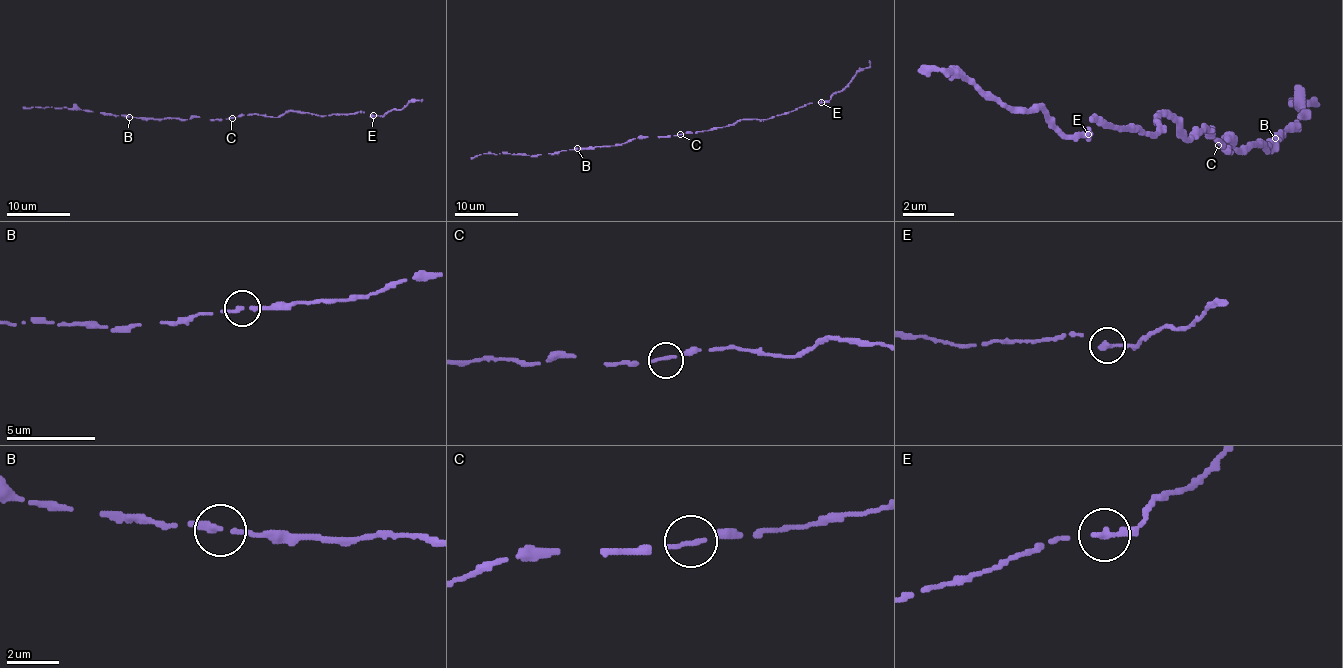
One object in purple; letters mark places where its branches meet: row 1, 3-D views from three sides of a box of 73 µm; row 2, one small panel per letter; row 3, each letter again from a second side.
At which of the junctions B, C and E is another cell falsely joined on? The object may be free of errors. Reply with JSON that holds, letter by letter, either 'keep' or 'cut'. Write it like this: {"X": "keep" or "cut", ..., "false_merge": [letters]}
{"B": "keep", "C": "keep", "E": "cut", "false_merge": ["E"]}

